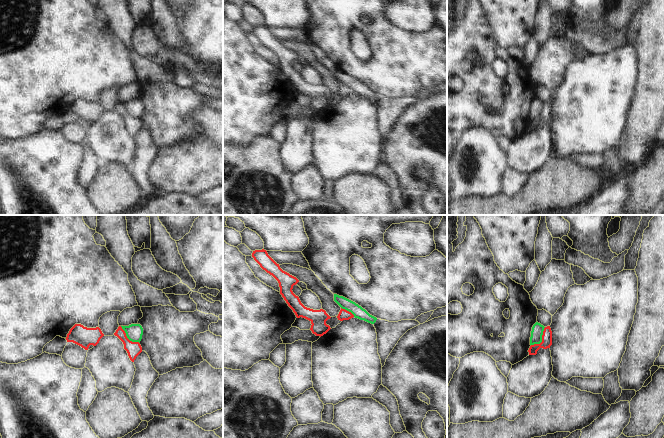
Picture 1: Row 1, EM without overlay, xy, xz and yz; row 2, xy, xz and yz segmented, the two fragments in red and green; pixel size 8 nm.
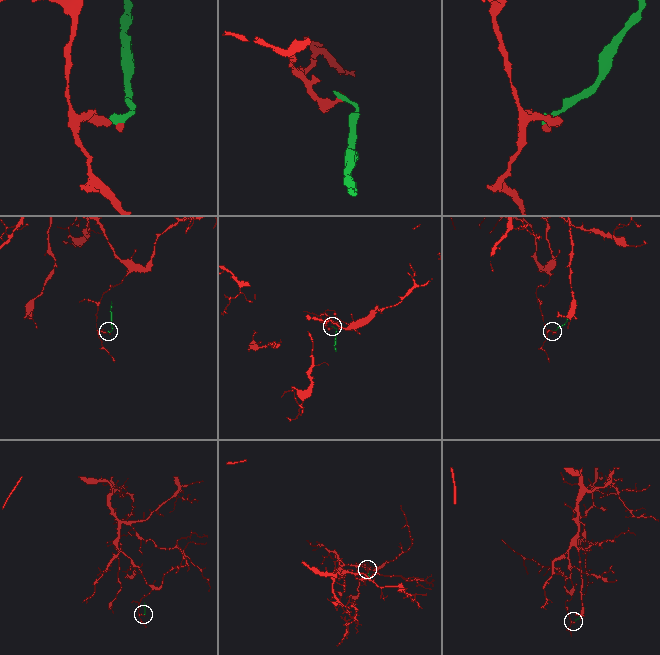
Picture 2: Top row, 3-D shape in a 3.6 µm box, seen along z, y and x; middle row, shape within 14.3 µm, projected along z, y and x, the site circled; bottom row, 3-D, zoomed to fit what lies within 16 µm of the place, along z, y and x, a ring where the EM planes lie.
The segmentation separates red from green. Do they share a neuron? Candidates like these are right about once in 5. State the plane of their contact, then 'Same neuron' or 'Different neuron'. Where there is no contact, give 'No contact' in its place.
Touches red in yz. Different neuron

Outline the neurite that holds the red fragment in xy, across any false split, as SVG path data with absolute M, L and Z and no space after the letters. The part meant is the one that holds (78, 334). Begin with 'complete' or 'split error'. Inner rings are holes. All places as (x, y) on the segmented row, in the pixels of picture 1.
complete; M75 324L67 334L66 340L88 350L90 345L96 346L103 336L99 327L87 328L81 324Z

